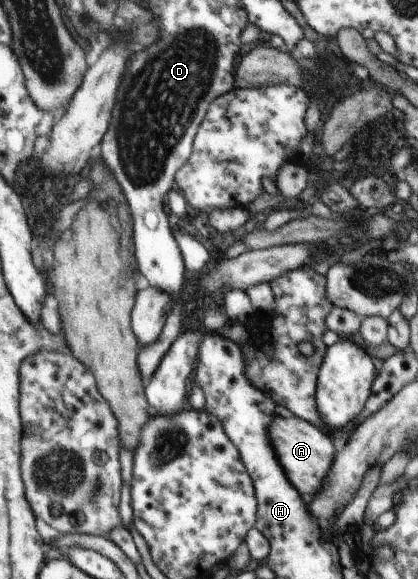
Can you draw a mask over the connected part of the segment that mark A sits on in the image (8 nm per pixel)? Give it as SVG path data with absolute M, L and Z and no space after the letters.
M277 406L269 434L279 465L286 471L291 485L306 499L319 493L319 487L323 485L327 469L331 469L331 461L335 457L335 449L326 432L311 425L311 422L303 421L303 418L295 417L288 409Z

